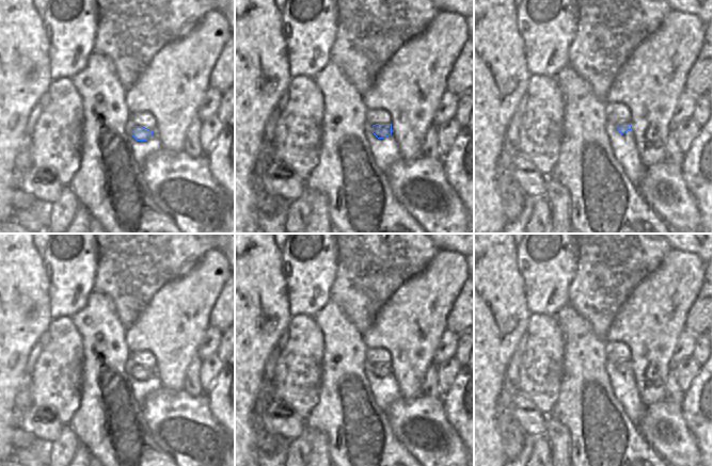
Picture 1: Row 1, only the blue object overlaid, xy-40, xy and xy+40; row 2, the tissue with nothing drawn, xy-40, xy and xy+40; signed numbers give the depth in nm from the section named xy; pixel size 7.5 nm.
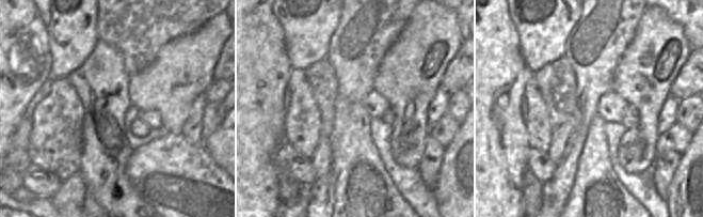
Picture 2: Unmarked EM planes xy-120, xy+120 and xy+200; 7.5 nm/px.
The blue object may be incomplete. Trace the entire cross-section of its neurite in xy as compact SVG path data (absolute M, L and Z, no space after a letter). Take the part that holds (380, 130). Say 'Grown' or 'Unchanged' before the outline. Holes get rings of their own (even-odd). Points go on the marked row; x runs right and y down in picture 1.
Unchanged. M376 124L373 126L373 133L378 139L384 139L392 134L392 124Z

